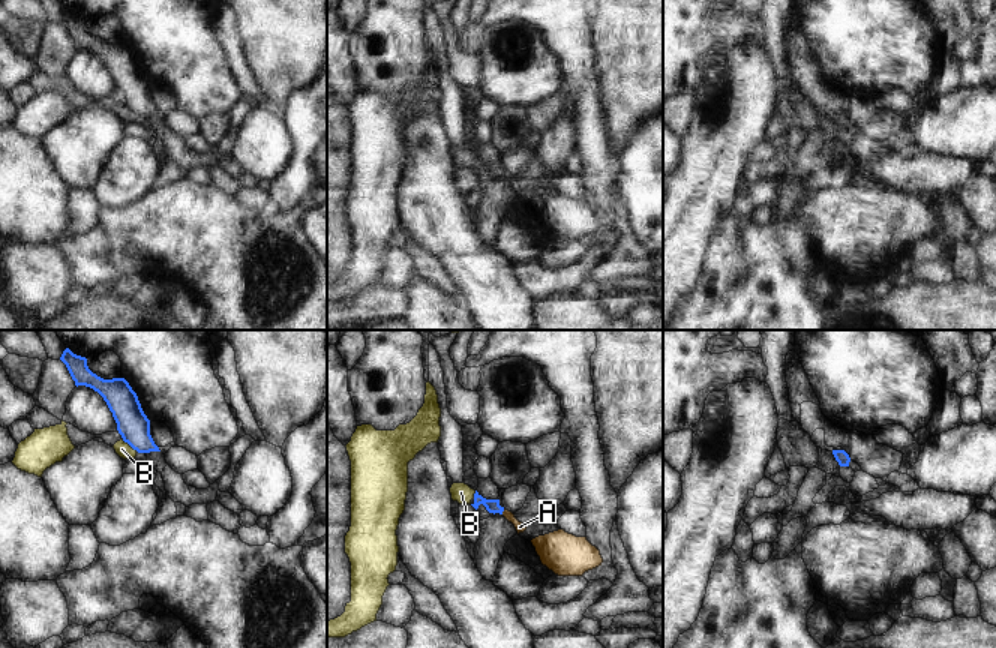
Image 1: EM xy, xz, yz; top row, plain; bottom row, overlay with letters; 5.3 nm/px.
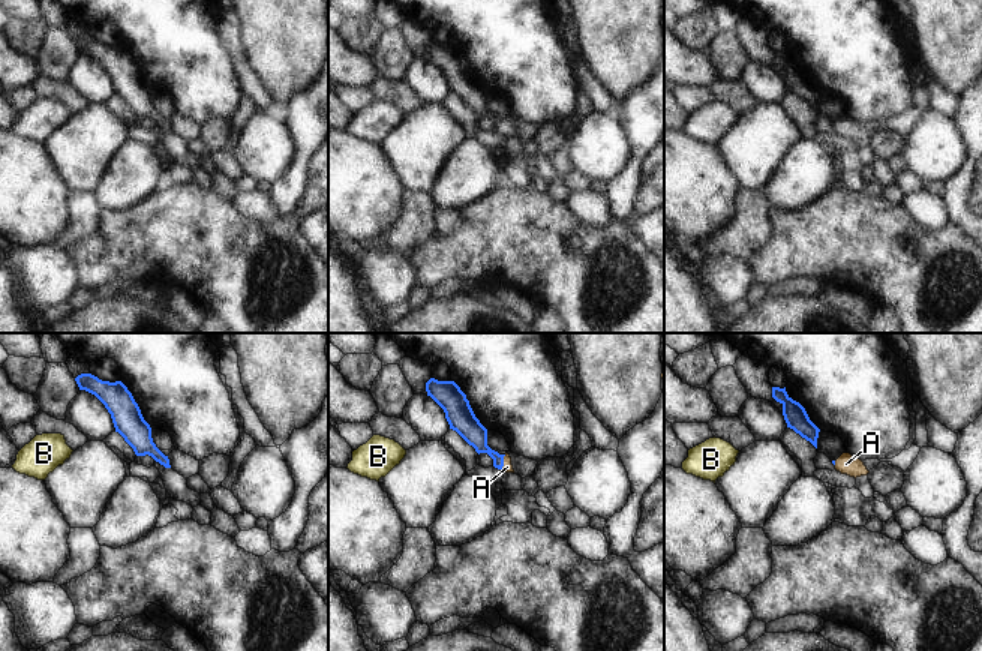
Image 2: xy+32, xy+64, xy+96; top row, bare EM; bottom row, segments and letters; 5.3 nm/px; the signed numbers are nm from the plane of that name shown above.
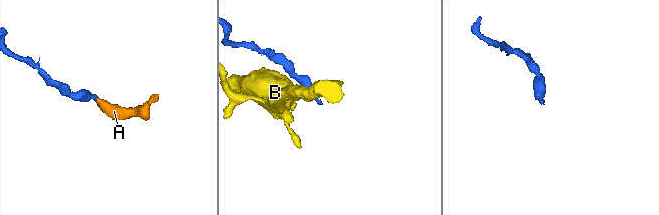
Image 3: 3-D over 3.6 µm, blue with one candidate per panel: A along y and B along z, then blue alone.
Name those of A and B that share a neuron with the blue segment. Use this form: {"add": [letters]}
{"add": ["A"]}

